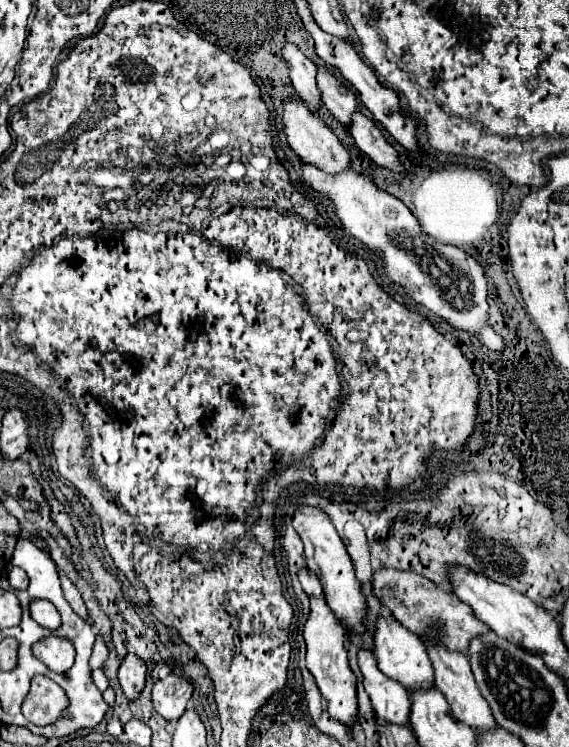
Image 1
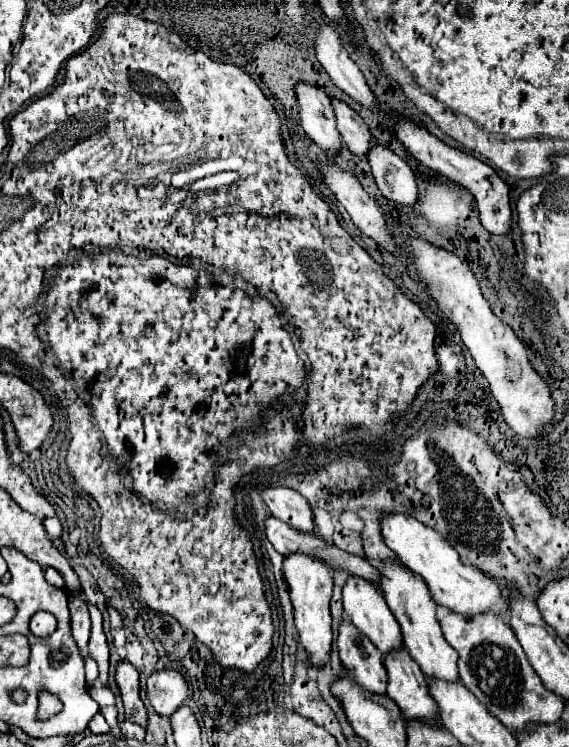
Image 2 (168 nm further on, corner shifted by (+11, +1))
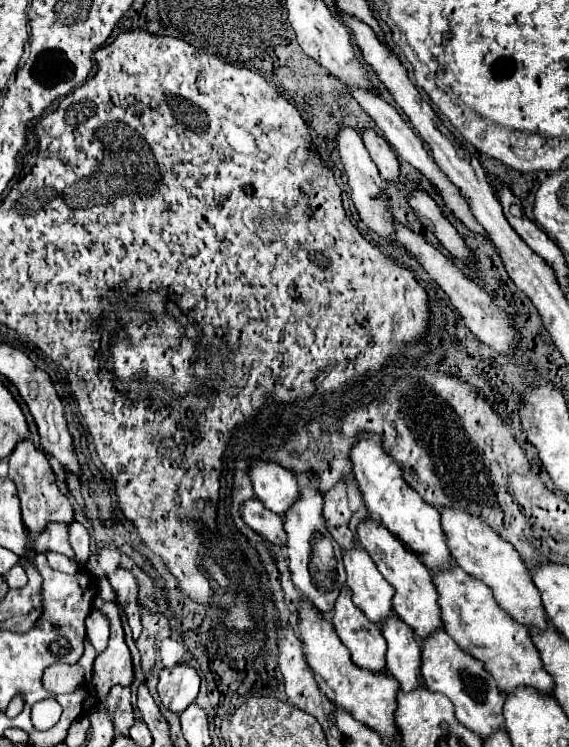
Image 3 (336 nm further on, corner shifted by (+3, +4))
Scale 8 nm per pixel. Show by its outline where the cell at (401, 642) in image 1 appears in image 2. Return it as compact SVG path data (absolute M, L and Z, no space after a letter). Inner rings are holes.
M350 575L344 589L344 611L348 615L348 619L382 651L382 655L390 653L392 649L402 647L402 639L400 639L400 625L396 625L396 619L392 617L392 611L388 609L386 601L384 601L384 593L378 589L376 583L364 579L364 577L356 577Z

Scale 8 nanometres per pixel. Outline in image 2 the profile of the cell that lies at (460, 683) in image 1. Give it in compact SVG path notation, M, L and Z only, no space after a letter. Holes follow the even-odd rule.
M384 559L380 569L380 589L384 591L386 603L390 611L394 613L400 631L402 631L402 641L412 653L414 661L422 667L426 677L440 677L446 681L458 681L458 669L456 669L456 651L444 641L440 623L436 619L436 603L428 591L428 585L424 579L416 577L410 569L406 569L402 563Z

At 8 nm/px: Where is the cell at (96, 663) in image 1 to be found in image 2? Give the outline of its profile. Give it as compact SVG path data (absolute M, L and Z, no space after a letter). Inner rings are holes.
M88 603L88 611L90 611L90 619L92 619L92 635L90 635L90 643L88 643L88 651L94 657L94 661L98 663L100 669L100 681L108 687L108 667L110 667L110 649L108 649L108 641L102 629L102 613Z

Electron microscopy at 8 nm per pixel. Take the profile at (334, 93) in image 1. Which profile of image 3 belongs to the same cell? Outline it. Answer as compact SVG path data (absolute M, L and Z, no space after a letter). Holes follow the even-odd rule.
M366 128L362 132L362 142L364 142L366 150L370 152L370 158L378 166L380 176L388 182L394 182L398 188L402 188L400 166L396 160L396 152L390 148L390 144L382 136L378 136L376 130L372 130L372 128Z

